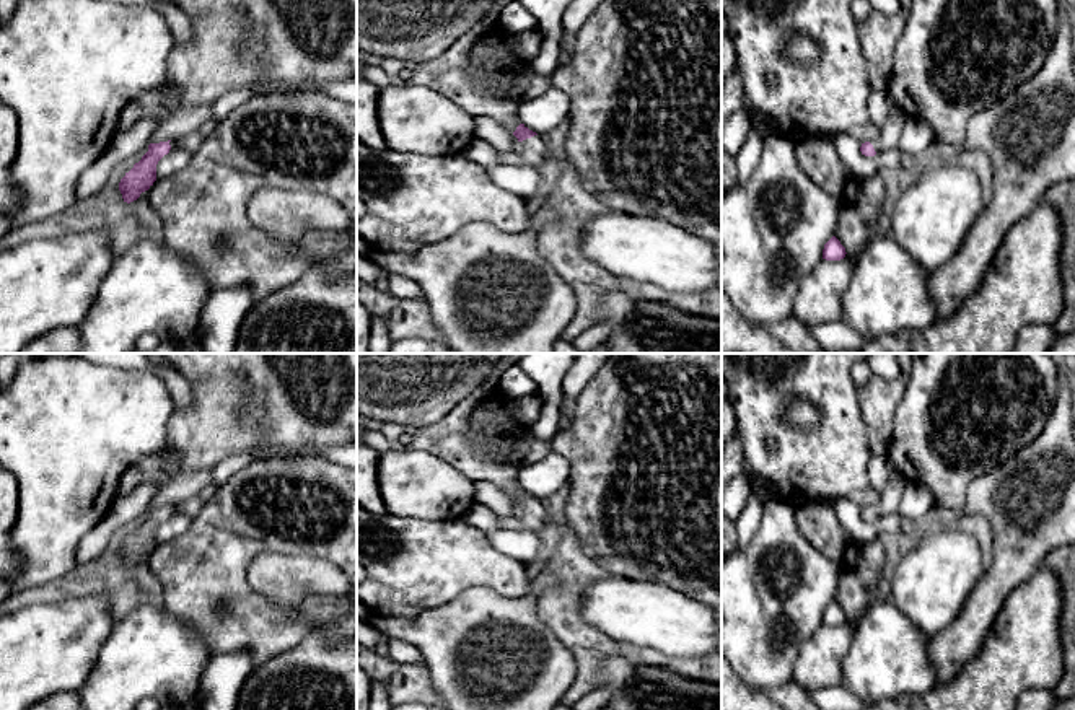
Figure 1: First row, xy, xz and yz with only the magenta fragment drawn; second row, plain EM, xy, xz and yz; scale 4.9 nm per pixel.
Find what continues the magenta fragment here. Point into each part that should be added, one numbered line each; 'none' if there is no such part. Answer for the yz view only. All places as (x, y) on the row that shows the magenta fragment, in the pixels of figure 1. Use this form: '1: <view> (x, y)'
1: yz (890, 134)

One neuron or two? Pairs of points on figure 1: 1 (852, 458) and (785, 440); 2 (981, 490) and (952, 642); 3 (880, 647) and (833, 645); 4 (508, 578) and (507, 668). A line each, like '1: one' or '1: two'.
1: one
2: one
3: two
4: two

